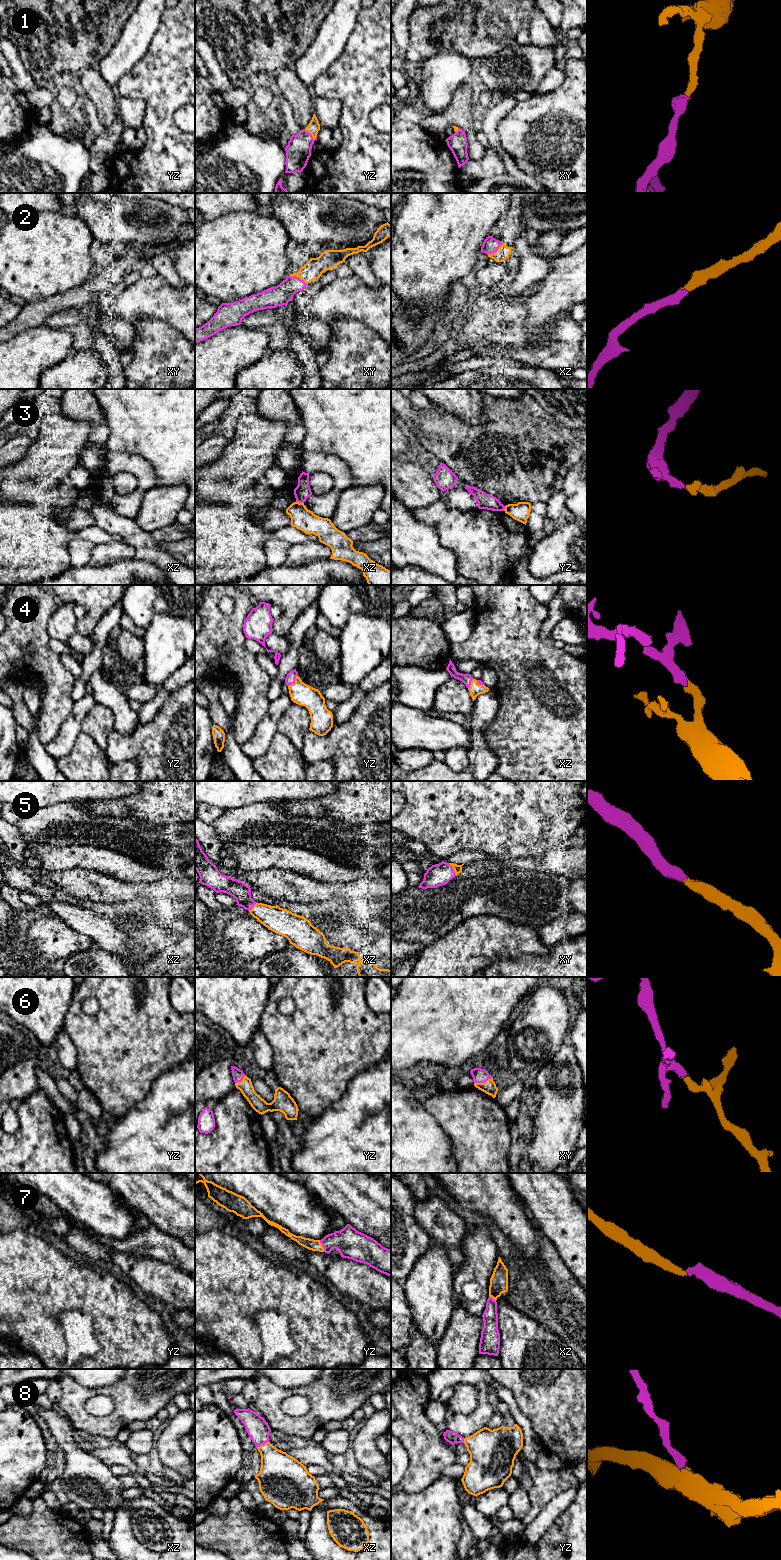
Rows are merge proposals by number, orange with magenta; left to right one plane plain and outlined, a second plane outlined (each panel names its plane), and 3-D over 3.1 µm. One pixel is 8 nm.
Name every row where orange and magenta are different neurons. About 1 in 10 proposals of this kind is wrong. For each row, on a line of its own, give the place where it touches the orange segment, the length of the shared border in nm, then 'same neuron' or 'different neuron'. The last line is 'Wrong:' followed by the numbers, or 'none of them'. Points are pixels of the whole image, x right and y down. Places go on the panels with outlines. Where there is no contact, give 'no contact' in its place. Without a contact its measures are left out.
1: meets orange in yz at (310, 133); contact 130 nm long; same neuron
2: meets orange in xy at (298, 276); contact 160 nm long; same neuron
3: meets orange in xz at (300, 503); contact 70 nm long; different neuron
4: meets orange in yz at (295, 682); contact 120 nm long; same neuron
5: meets orange in xy at (453, 868); contact 120 nm long; same neuron
6: meets orange in xy at (483, 1083); contact 160 nm long; same neuron
7: meets orange in yz at (322, 1246); contact 100 nm long; same neuron
8: meets orange in xz at (263, 1444); contact 120 nm long; same neuron
Wrong: 3

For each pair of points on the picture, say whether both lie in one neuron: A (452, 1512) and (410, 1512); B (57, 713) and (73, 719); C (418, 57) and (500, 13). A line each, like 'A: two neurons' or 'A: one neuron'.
A: one neuron
B: two neurons
C: one neuron

